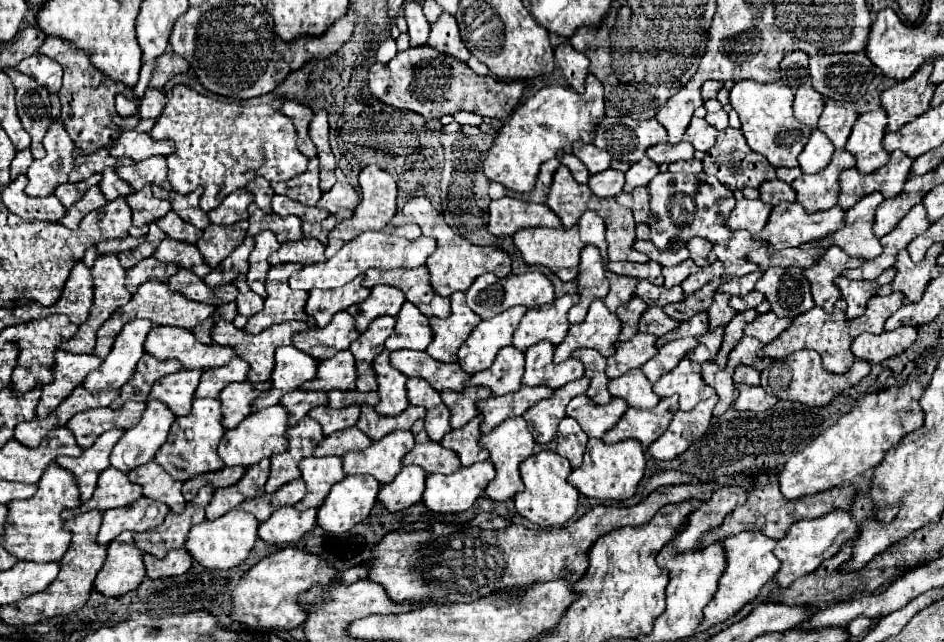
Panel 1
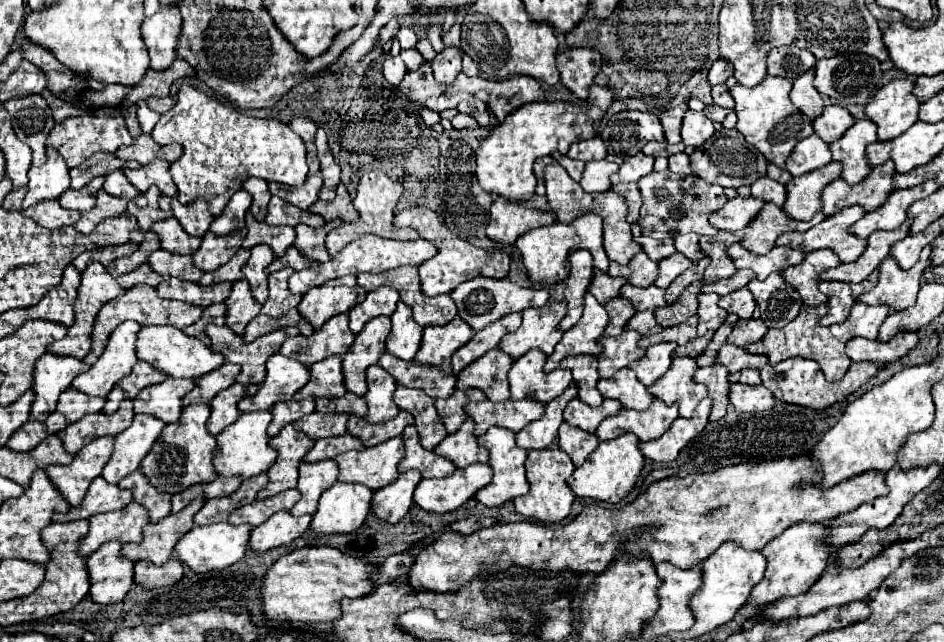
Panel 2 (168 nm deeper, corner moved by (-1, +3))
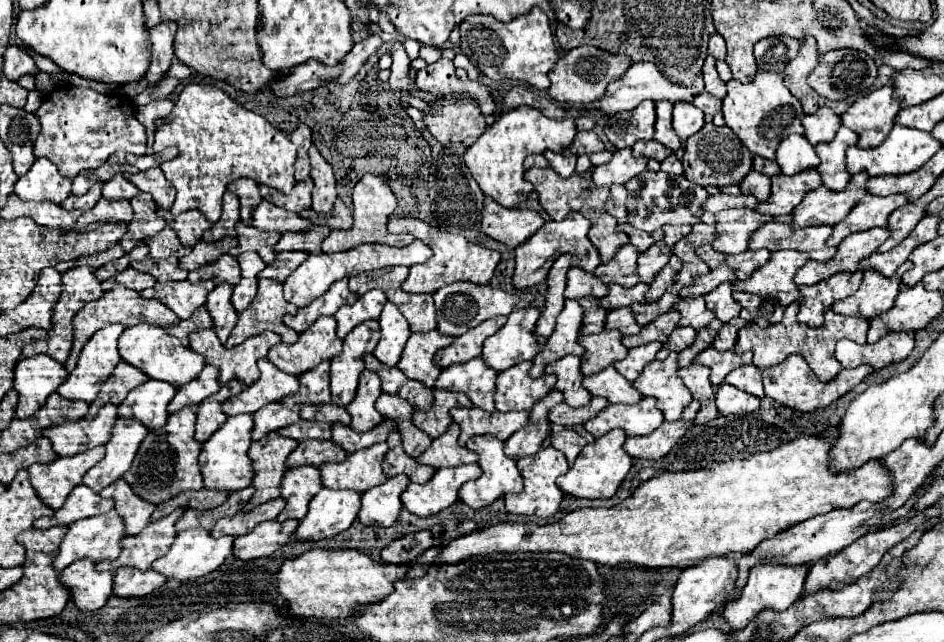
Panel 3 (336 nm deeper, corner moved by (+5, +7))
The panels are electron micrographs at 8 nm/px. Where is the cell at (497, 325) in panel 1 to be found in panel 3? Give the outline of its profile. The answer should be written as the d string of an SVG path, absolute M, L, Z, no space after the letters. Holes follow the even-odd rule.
M497 316L497 318L491 318L491 320L485 320L483 324L471 328L469 332L465 332L463 336L457 336L451 346L441 348L435 354L435 362L441 368L447 368L451 364L467 362L471 358L481 356L481 346L485 342L485 338L491 336L491 334L495 334L505 322L507 322L507 316Z

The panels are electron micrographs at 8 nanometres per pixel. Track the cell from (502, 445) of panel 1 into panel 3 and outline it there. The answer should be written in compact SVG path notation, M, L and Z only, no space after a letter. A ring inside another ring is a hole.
M491 434L477 436L477 438L471 438L467 442L467 448L479 454L479 466L483 468L483 474L475 482L467 482L465 486L461 486L461 492L459 492L461 502L465 502L473 510L479 510L479 508L485 508L485 506L493 504L503 494L523 490L523 478L517 470L517 462L503 452L503 442L499 438L491 438Z

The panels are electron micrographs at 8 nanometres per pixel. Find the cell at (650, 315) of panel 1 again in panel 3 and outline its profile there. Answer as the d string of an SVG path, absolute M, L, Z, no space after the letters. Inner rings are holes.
M617 308L617 310L611 310L609 316L607 316L607 322L605 322L605 328L607 330L613 330L617 328L621 334L629 336L629 334L639 334L641 326L637 324L635 320L635 314L631 308Z

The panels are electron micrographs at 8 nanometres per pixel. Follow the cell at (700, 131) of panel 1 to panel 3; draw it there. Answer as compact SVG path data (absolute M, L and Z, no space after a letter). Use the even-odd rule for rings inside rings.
M677 102L673 108L673 128L679 136L679 140L685 144L689 136L693 136L697 130L701 130L705 124L703 112L695 108L689 102Z

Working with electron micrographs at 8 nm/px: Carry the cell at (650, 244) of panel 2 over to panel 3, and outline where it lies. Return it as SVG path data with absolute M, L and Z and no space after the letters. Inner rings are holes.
M631 228L627 234L629 234L631 242L637 246L637 250L639 250L639 252L645 252L651 244L655 244L655 242L657 242L653 234L647 234L647 232L641 232L641 230L635 230L635 228Z

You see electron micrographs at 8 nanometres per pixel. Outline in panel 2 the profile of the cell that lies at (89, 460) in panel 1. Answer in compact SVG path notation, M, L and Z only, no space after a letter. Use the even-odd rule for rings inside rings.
M95 438L67 466L47 466L45 472L69 506L79 506L89 484L101 476L109 456L113 454L113 438Z

